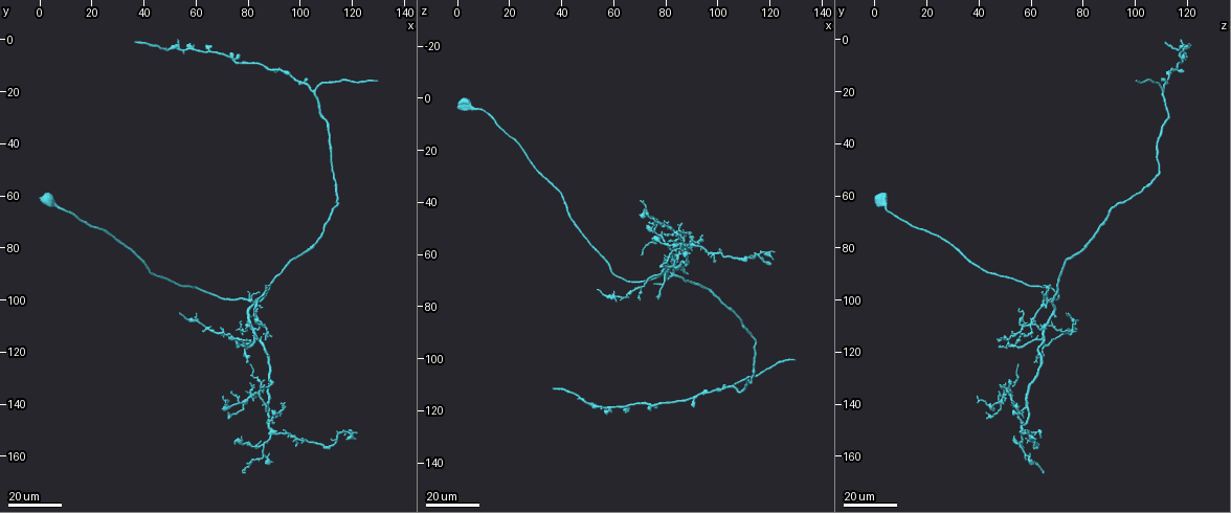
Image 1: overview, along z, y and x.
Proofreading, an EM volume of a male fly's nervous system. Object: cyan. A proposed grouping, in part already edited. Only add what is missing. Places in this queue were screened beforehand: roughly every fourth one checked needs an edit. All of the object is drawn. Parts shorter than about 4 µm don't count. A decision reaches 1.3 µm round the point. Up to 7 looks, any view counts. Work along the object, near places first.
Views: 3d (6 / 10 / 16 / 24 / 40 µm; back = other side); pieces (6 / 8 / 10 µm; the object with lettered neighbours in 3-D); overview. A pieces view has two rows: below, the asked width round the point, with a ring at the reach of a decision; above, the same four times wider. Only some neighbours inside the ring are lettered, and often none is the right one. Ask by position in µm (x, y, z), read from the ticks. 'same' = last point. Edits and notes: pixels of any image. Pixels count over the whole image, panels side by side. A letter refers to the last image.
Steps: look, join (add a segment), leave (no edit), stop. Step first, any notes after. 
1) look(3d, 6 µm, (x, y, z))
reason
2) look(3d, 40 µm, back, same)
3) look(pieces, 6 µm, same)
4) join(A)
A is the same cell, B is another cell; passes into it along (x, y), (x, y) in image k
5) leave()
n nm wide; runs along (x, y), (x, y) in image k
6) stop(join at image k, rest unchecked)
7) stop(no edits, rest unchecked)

look(3d, 16 µm, (88, 111, 52))
branch stops here

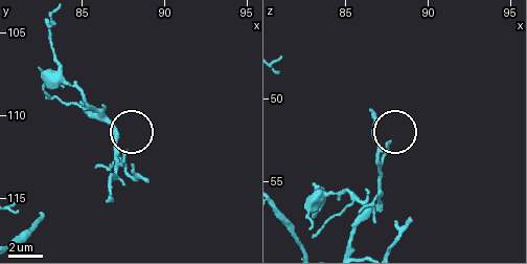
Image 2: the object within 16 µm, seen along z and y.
look(pieces, 8 µm, (87.6, 112.3, 52.6))
what lies round it

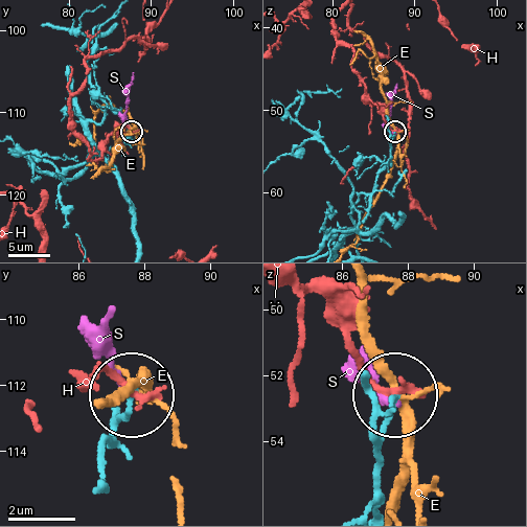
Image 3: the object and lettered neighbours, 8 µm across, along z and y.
leave()
E, H and S are other cells; none of them fits

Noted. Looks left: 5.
look(3d, 16 µm, (89, 114, 57))
thin end

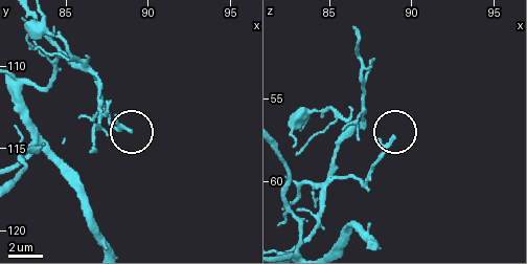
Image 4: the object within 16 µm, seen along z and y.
look(pieces, 8 µm, (88.9, 113.8, 57.4))
what lies round it

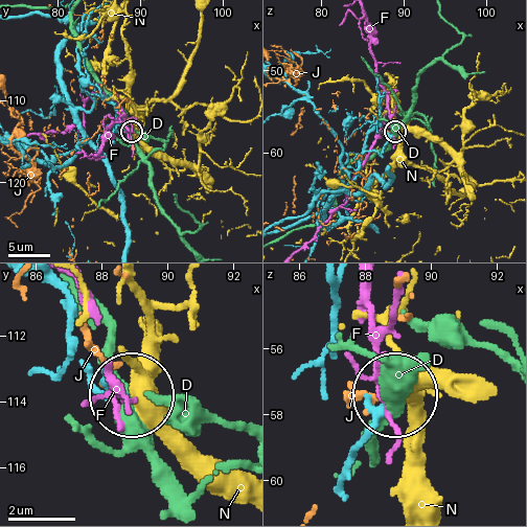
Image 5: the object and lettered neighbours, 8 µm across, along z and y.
leave()
180 nm wide; D, F, J and N are other cells; none of them fits

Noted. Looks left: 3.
look(3d, 24 µm, (86, 132, 48))
branch stops here

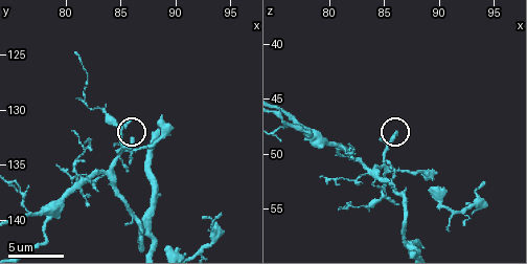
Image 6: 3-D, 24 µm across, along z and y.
look(3d, 10 µm, (86.0, 132.8, 48.2))

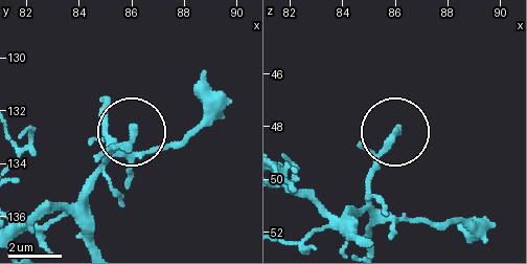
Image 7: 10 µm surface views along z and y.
look(pieces, 10 µm, (86.0, 132.7, 48.1))
see the neighbours

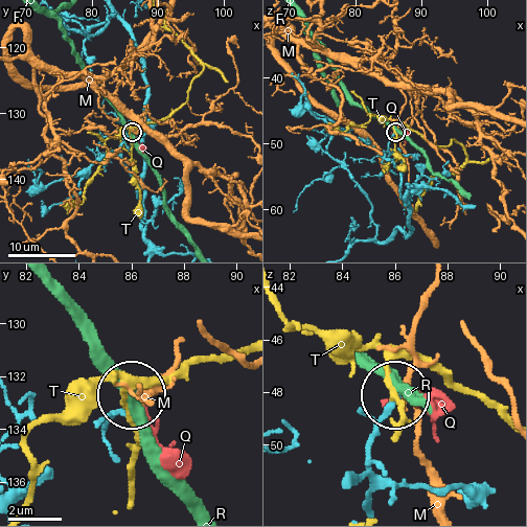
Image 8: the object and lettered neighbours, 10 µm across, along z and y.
leave()
230 nm wide; M, Q, R and T are other cells; none of them fits

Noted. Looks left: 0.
stop(no edits, rest unchecked)

